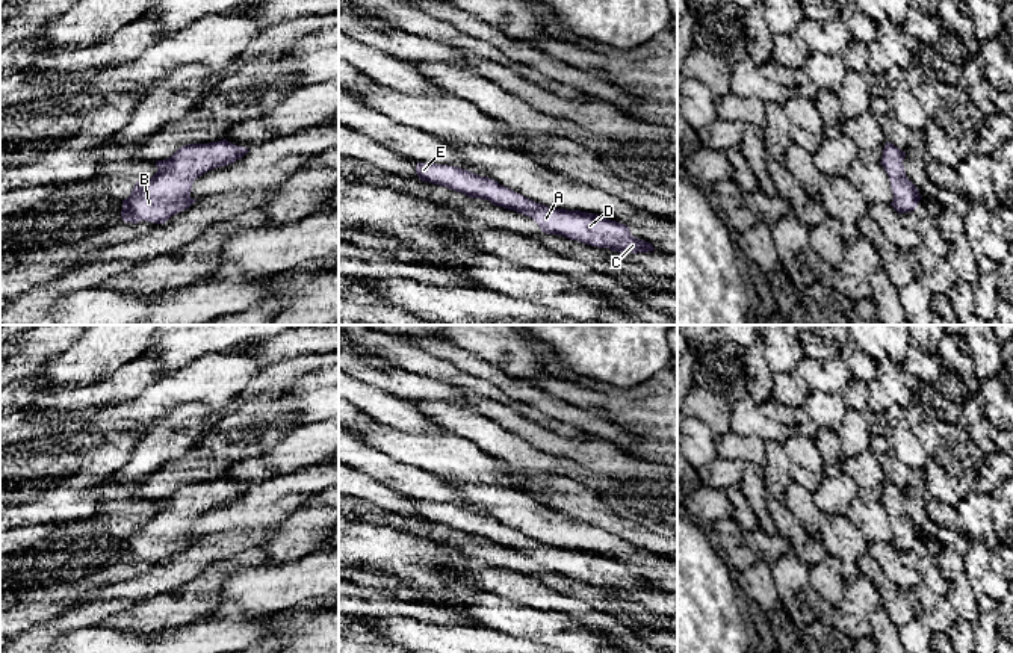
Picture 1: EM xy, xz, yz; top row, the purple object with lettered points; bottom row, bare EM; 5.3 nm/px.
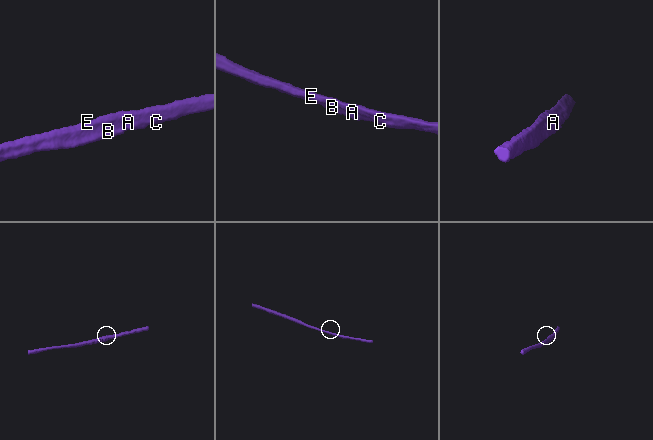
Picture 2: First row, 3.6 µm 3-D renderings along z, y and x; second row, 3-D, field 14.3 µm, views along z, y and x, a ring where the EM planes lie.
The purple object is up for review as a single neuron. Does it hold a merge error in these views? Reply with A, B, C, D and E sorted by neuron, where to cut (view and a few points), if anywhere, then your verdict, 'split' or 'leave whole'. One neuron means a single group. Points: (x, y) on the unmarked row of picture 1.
A B C D E; no cut; leave whole

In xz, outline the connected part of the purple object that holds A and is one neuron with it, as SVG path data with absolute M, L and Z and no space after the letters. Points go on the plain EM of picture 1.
M417 500L416 512L422 520L445 525L470 537L487 538L494 544L529 555L547 573L624 593L655 590L652 582L634 576L624 562L588 550L547 546L488 515L458 505Z

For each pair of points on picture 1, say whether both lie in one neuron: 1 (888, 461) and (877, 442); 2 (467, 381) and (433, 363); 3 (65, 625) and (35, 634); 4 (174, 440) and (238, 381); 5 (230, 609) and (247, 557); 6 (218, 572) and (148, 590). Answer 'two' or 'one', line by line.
1: one
2: one
3: one
4: two
5: two
6: two

